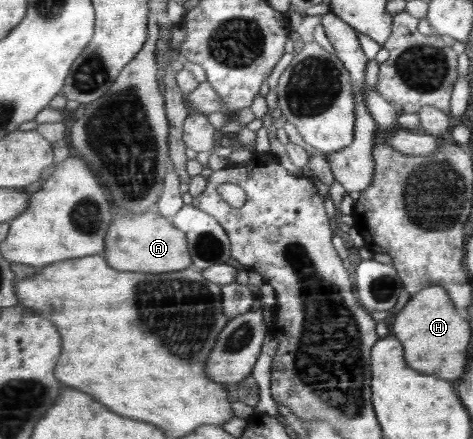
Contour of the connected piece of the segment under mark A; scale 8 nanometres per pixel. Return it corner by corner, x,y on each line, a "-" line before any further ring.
151,209
140,214
119,213
119,217
111,224
111,233
107,233
105,252
101,253
113,269
126,272
165,273
178,272
193,265
186,233
179,230
168,218

